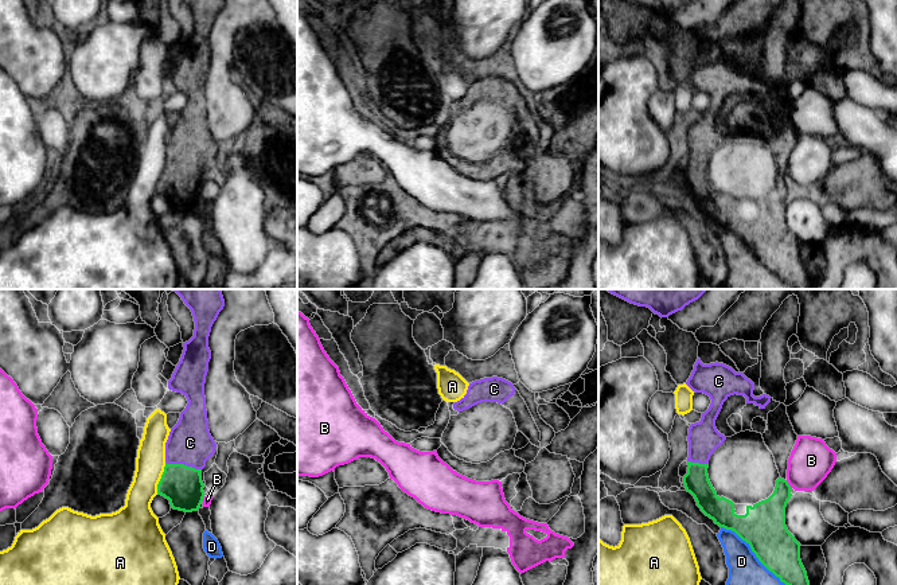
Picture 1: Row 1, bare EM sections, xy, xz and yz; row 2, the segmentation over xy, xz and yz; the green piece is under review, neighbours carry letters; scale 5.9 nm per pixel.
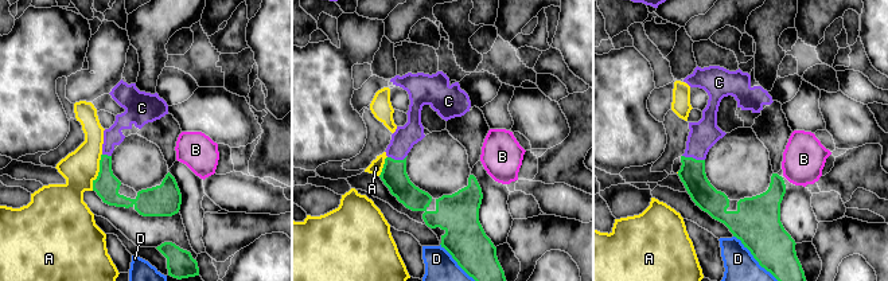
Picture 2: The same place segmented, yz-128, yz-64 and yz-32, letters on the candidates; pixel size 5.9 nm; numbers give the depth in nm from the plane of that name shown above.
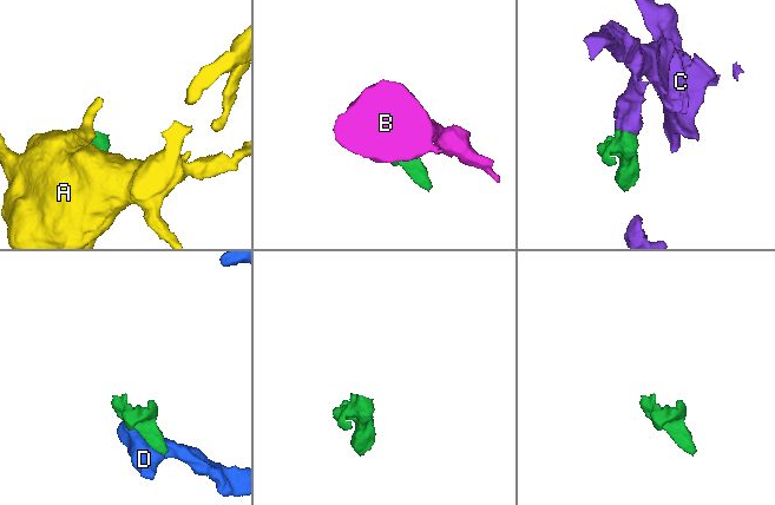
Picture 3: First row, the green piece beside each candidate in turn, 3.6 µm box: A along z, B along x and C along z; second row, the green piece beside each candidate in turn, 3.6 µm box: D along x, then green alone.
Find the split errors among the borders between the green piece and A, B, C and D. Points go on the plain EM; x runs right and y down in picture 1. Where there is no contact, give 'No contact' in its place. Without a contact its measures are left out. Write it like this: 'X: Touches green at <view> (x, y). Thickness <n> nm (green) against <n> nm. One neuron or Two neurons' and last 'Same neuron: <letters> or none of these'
A: Touches green at xy (160, 178). Thickness 240 nm (green) against 180 nm. Two neurons
B: Touches green at yz (788, 183). Thickness 220 nm (green) against 260 nm. Two neurons
C: Touches green at xy (183, 163). Thickness 240 nm (green) against 260 nm. One neuron
D: Touches green at yz (756, 254). Thickness 260 nm (green) against 300 nm. Two neurons
Same neuron: C

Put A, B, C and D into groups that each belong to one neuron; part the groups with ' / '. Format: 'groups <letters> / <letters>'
groups A / B / C / D

